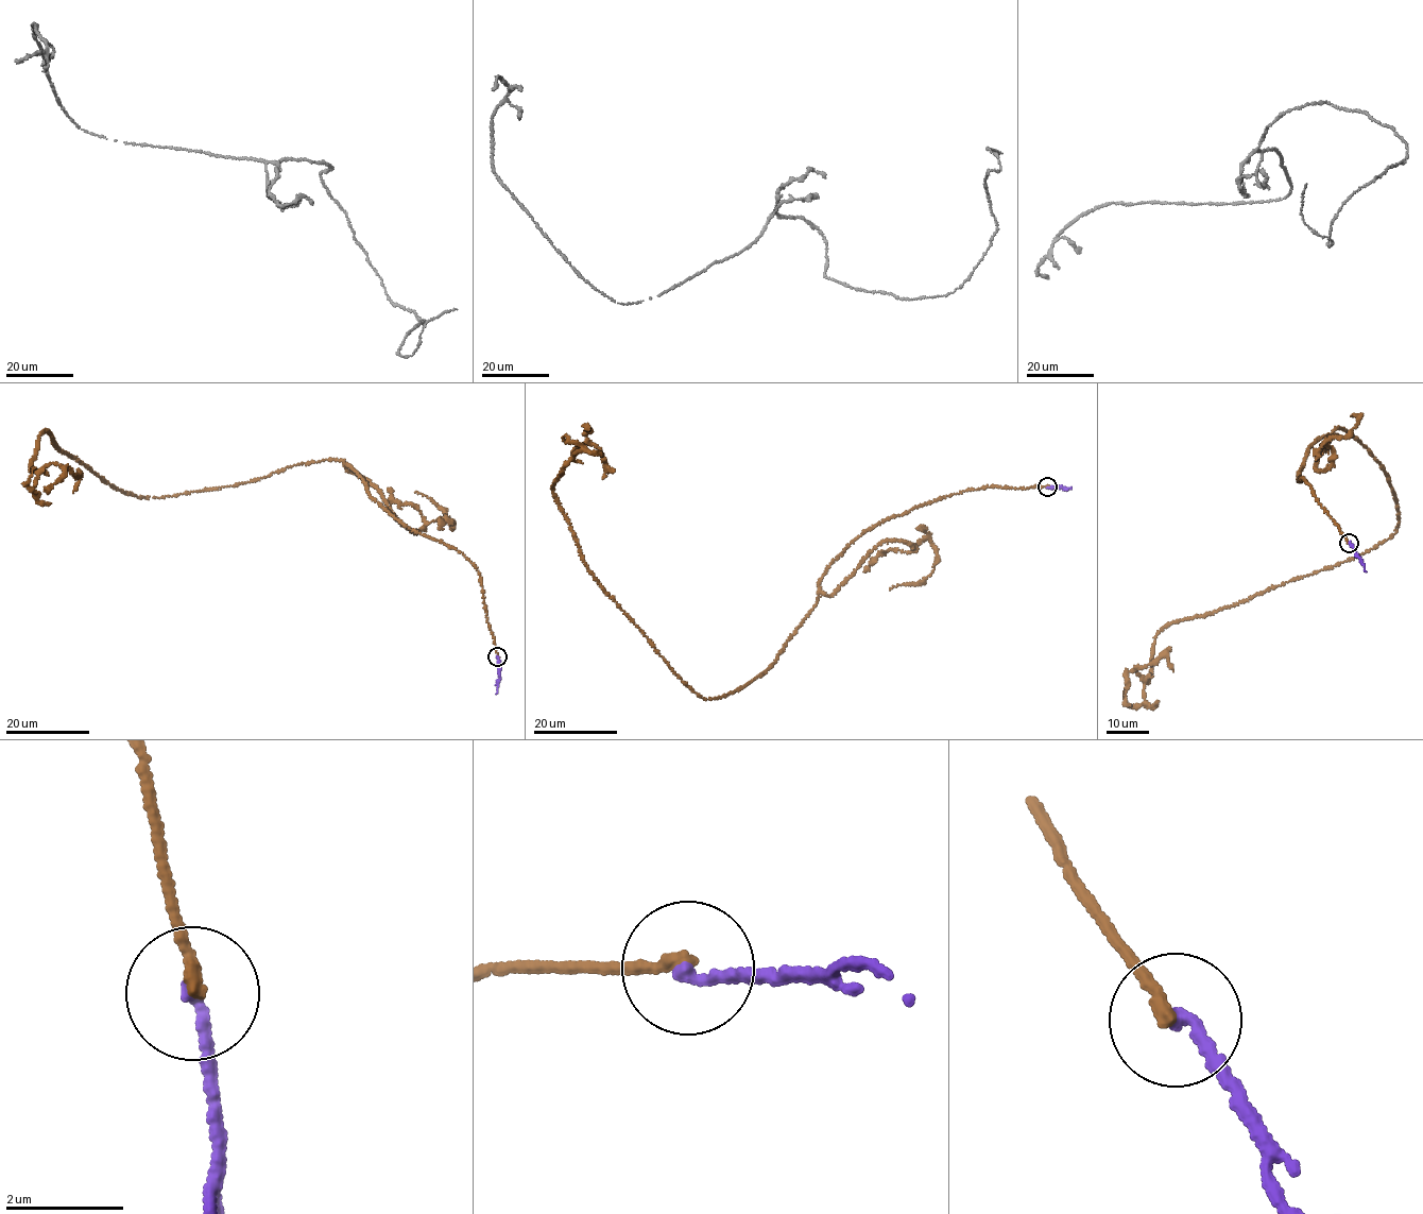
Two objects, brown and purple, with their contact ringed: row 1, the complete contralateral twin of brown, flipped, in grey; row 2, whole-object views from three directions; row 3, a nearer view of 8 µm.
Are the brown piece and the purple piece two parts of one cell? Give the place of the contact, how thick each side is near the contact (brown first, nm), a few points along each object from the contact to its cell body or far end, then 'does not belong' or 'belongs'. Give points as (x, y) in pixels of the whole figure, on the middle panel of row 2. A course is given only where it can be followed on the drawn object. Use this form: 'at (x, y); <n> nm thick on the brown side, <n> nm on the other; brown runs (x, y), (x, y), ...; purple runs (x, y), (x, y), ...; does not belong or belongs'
at (1047, 486); 200 nm thick on the brown side, 200 nm on the other; brown runs (1047, 485), (963, 490), (869, 529), (773, 665), (704, 698), (590, 575), (556, 503), (579, 448), (613, 471); purple runs (1047, 486), (1072, 488); does not belong

